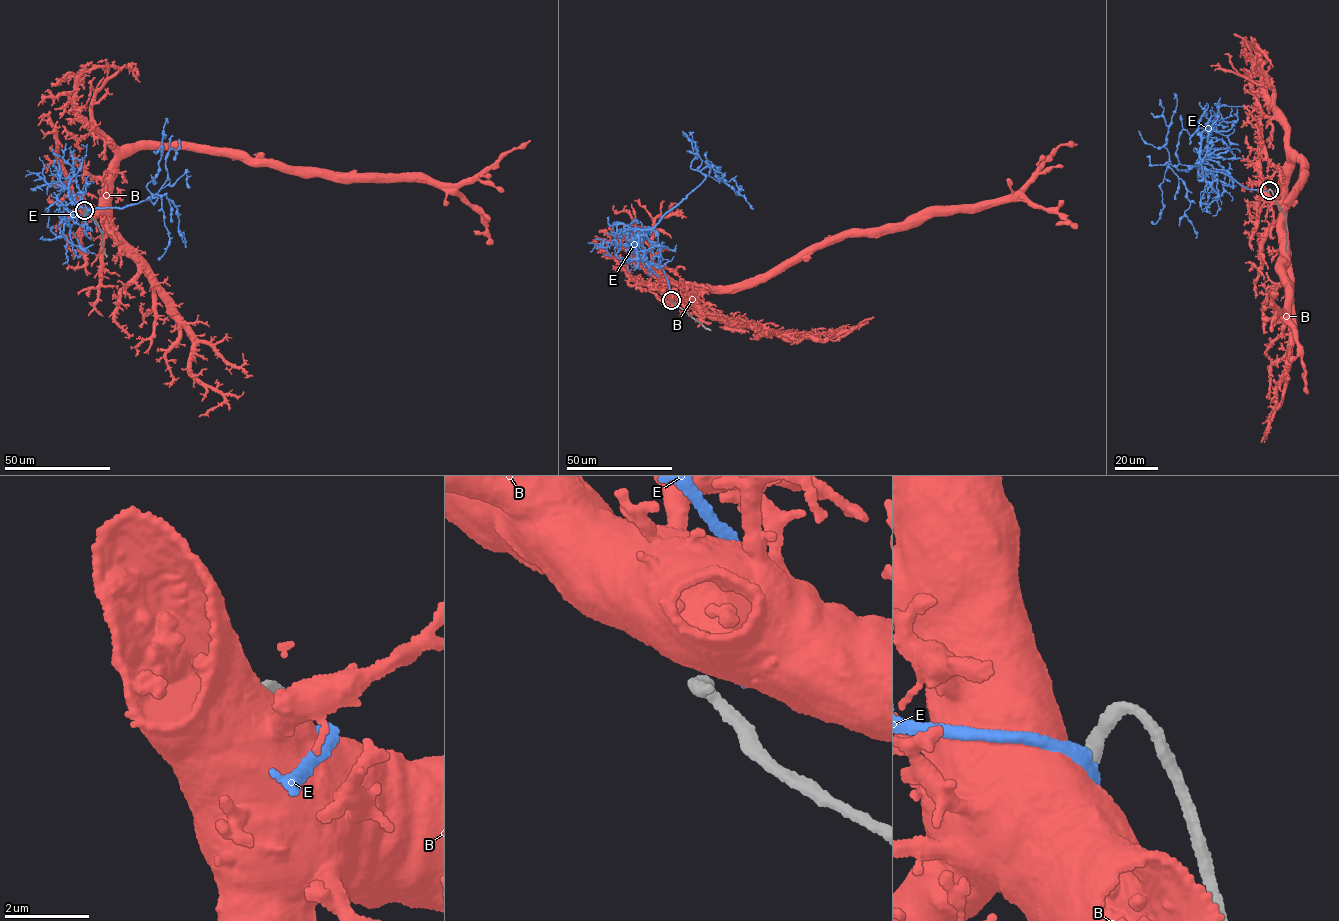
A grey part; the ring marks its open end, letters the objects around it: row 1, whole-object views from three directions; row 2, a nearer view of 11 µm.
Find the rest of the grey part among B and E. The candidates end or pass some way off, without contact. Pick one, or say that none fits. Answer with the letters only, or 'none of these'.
E

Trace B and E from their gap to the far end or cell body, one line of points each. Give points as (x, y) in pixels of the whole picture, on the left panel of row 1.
B: (85, 211), (98, 210), (121, 158), (153, 148), (237, 151), (283, 170), (351, 179)
E: (85, 211), (86, 216), (87, 209), (120, 208), (165, 194), (176, 207), (185, 247)

